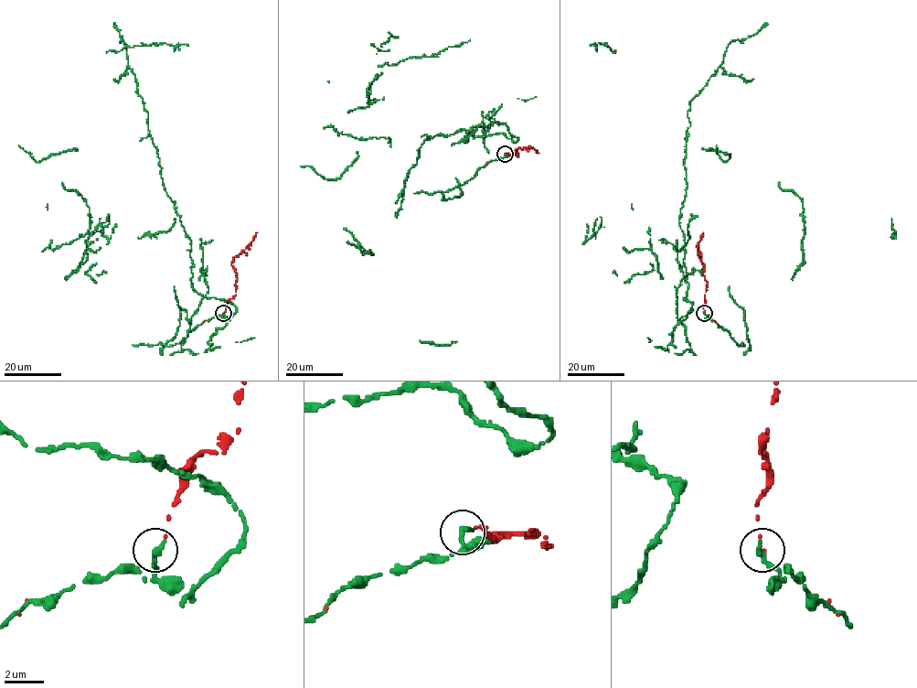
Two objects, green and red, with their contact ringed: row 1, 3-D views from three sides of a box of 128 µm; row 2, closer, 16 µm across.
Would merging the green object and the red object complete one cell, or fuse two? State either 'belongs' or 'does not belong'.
belongs

